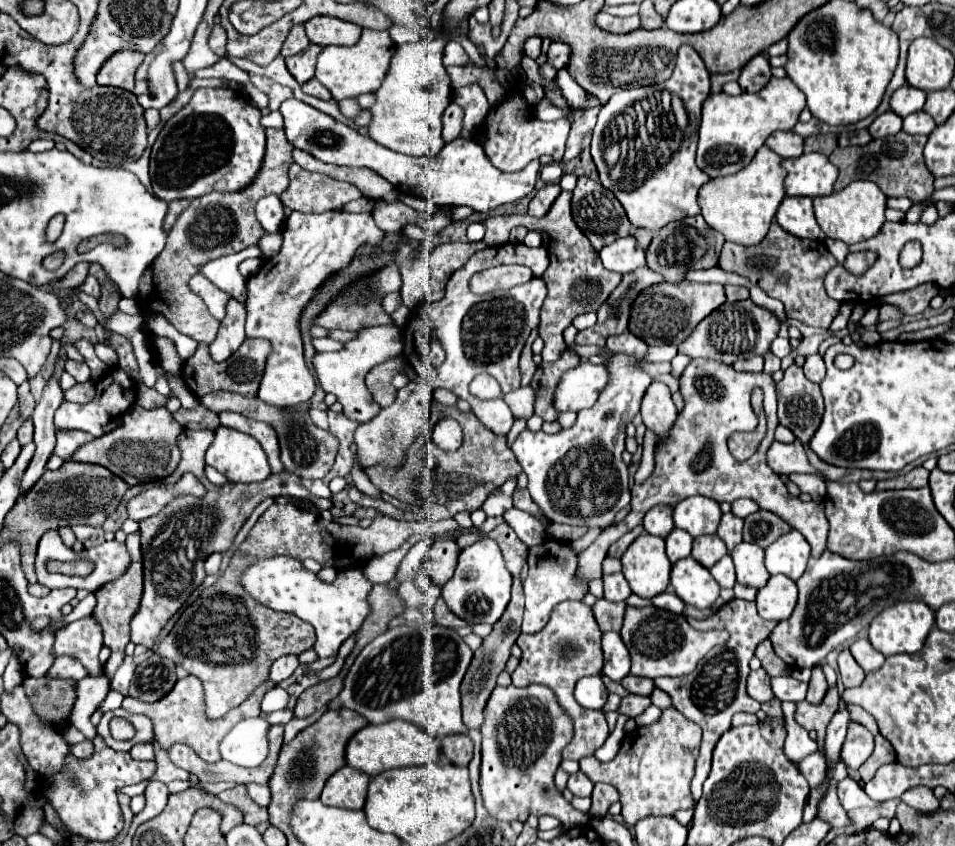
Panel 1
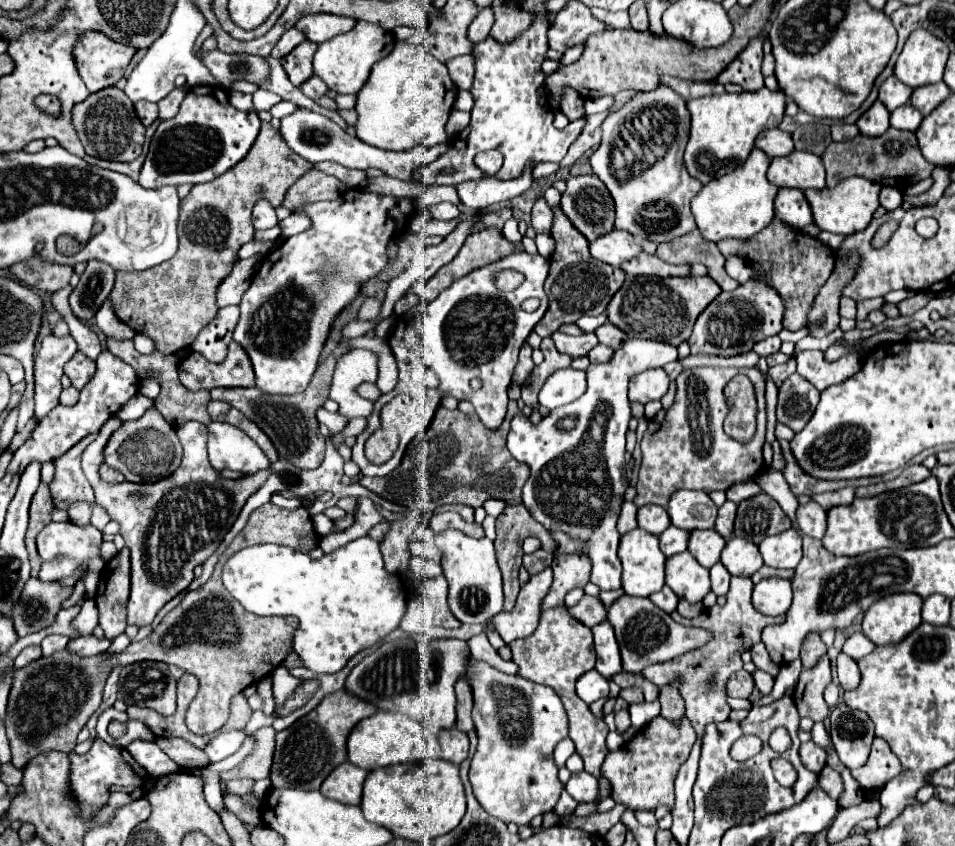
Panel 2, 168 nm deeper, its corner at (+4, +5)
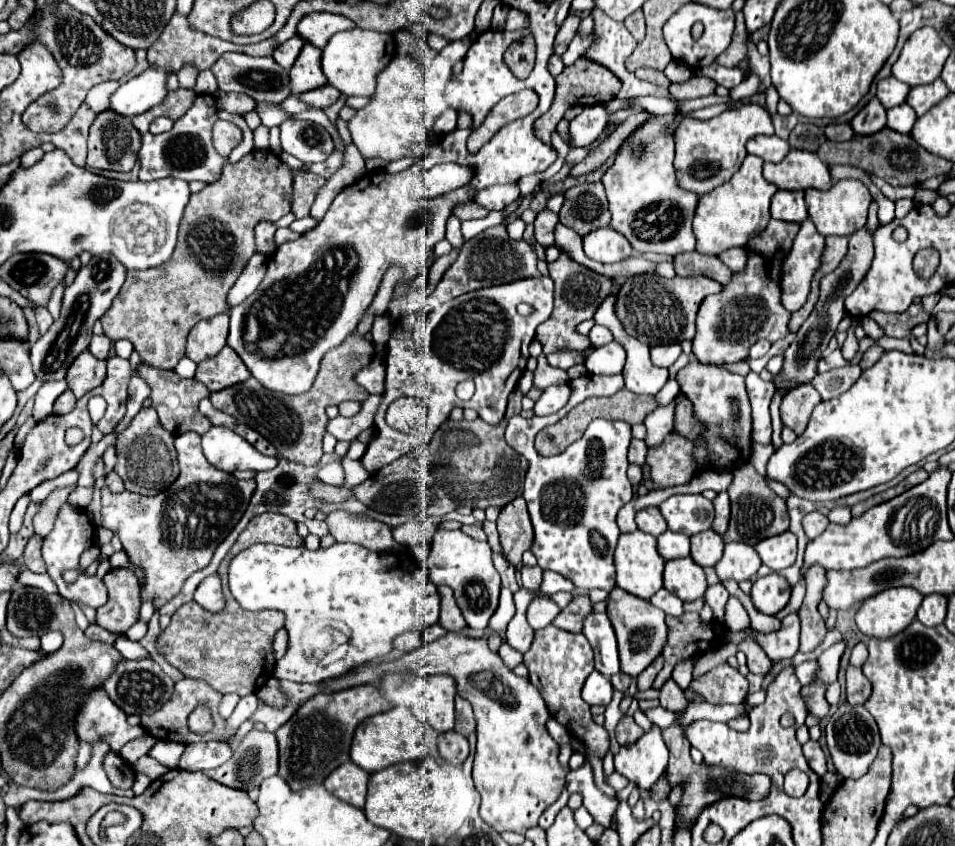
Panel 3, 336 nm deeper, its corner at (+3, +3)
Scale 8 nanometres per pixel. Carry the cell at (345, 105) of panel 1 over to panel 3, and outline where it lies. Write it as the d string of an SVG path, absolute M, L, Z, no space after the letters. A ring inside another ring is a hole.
M291 96L289 100L281 102L281 110L283 110L283 112L287 112L289 116L293 116L293 114L299 114L299 112L303 112L303 110L309 110L309 106L307 106L307 104L303 104L297 96Z

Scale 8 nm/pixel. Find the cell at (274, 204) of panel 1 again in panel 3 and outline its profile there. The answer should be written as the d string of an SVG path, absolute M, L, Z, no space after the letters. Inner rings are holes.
M271 222L257 224L255 250L257 250L257 254L263 254L263 256L271 256L275 252L275 226Z

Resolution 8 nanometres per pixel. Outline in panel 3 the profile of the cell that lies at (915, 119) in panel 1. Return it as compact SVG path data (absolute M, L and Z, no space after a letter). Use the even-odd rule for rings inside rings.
M907 104L887 110L887 128L891 128L891 130L907 134L907 132L911 132L915 120L917 120L917 114Z

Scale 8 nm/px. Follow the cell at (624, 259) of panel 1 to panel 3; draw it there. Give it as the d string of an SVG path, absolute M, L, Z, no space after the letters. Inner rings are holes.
M601 228L593 230L583 236L583 250L591 260L597 262L621 262L631 256L633 248L625 240L623 234L617 234L613 228Z

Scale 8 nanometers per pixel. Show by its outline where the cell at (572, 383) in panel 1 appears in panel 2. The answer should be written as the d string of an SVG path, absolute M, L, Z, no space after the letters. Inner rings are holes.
M572 366L556 370L552 376L548 376L546 384L540 390L540 404L546 406L548 410L560 408L564 404L574 402L586 392L586 372L576 370Z

